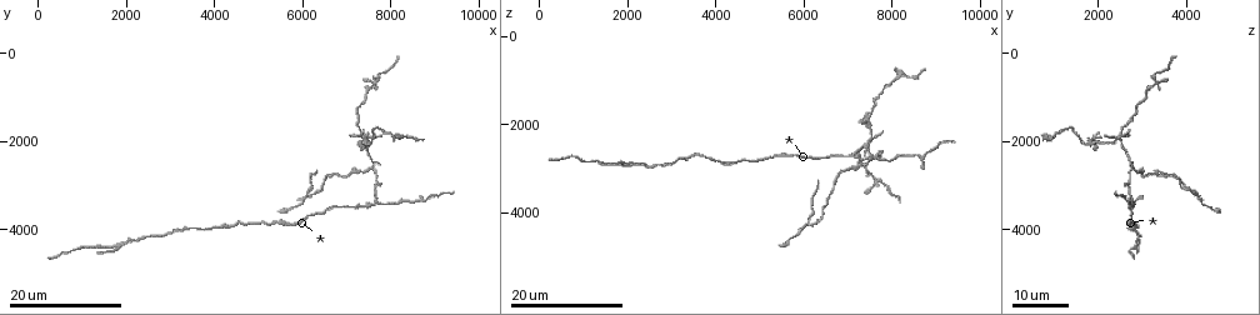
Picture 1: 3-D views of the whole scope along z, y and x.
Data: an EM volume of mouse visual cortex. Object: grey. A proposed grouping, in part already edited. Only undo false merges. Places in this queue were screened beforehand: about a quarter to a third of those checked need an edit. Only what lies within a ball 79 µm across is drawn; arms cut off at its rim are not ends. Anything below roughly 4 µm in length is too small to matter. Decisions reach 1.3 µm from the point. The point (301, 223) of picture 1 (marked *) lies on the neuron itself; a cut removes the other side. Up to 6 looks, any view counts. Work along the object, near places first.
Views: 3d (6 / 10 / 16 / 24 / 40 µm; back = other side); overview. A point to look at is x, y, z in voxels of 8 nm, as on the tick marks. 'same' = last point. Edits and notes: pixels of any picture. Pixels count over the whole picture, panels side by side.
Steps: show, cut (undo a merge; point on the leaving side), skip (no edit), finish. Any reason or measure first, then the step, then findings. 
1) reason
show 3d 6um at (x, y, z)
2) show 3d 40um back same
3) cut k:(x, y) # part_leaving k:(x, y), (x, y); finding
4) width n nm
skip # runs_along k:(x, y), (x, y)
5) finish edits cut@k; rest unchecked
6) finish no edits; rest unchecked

side arm on a straight run
show 3d 24um at (7600, 2650, 2750)

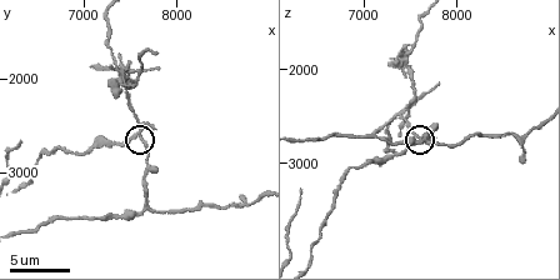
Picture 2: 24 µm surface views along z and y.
show 3d 10um same

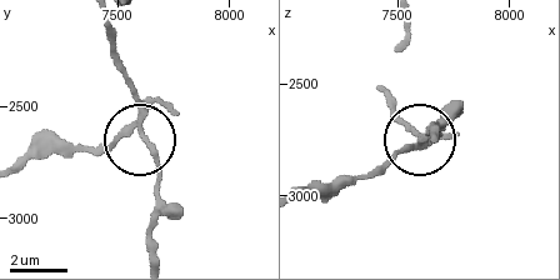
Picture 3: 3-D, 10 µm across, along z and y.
cut 3:(114, 146) # part_leaving 3:(139, 115), (105, 146), (26, 158); two neurons meet here

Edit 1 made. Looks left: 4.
looks like a crossing
show 3d 24um at (7450, 1850, 2400)

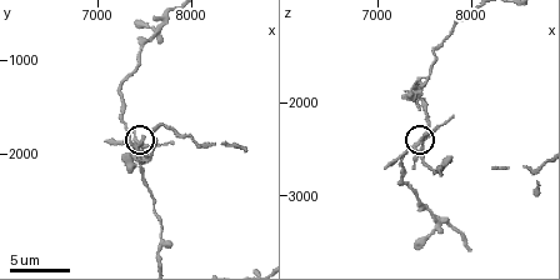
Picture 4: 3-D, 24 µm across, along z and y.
show 3d 10um same

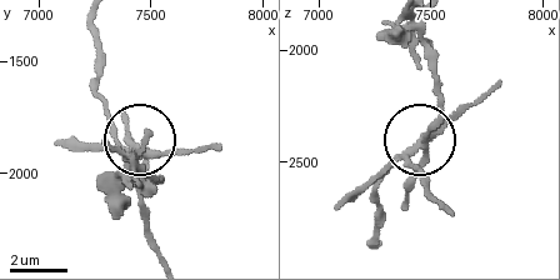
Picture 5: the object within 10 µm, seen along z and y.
side_arm 22 um
cut 5:(159, 154) # part_leaving 5:(408, 153), (419, 146), (440, 103), (426, 24); two neurons meet here

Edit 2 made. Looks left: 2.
arms part here
show 3d 10um at (7700, 3350, 2750)

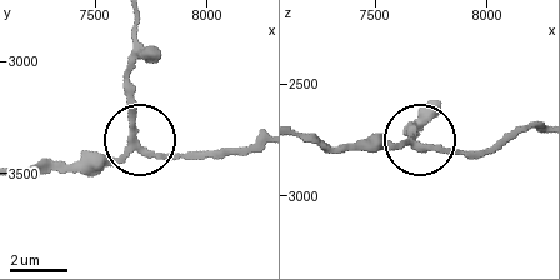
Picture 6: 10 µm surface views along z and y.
skip # runs_along 6:(25, 171), (105, 164), (133, 146), (210, 156); all the same neuron

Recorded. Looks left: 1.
finish edits cut@3, cut@5; rest unchecked

